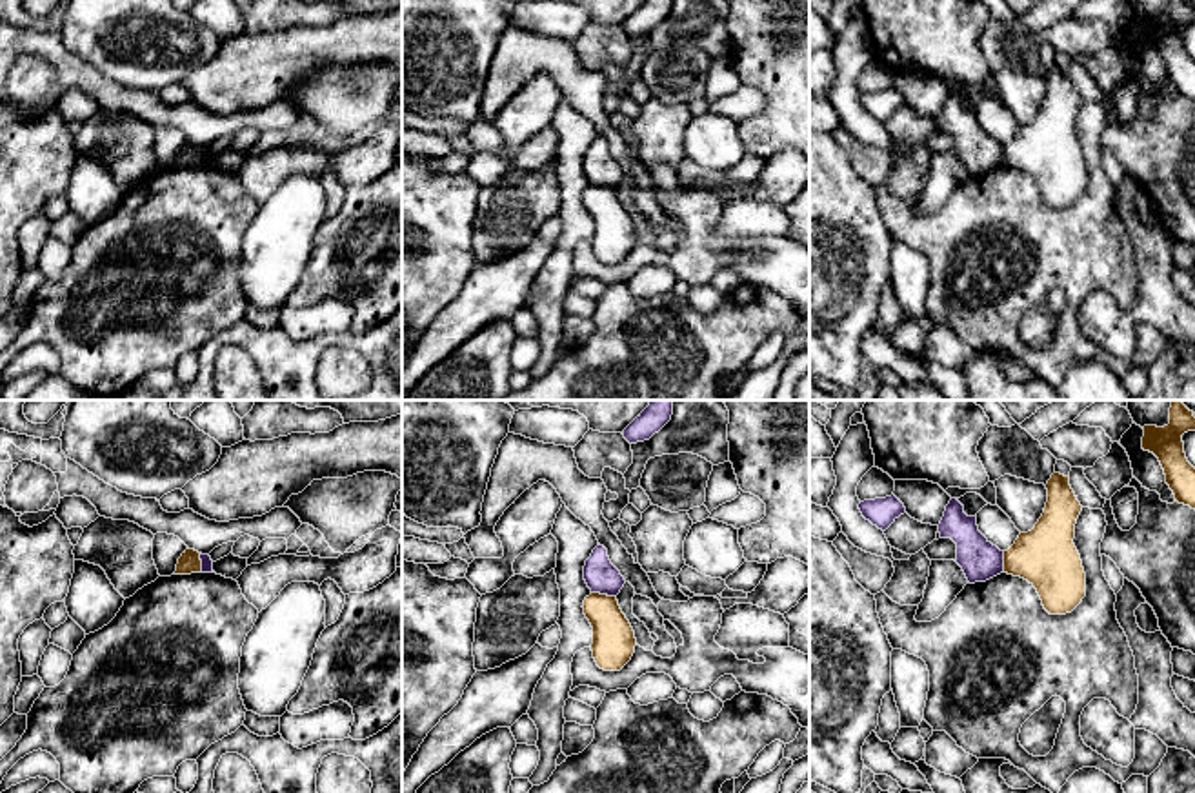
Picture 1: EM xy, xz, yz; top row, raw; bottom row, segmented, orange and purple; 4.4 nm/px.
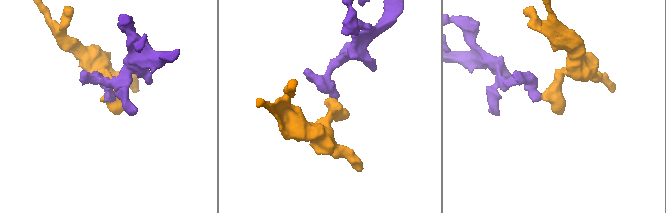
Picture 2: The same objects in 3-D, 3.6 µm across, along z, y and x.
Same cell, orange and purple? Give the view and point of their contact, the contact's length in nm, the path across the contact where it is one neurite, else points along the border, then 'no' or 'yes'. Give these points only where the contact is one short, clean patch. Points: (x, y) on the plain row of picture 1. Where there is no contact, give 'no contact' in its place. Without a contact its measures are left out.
xz (604, 188) | 110 nm | along xz (592, 184), (615, 190) | no

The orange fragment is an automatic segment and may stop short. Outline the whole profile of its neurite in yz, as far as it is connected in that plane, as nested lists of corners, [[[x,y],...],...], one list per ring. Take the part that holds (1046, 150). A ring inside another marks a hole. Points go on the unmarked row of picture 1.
[[[1053,65],[1046,82],[1048,95],[1035,120],[1004,144],[1004,166],[1028,173],[1049,207],[1066,207],[1086,189],[1086,166],[1073,136],[1082,98],[1069,69]]]

